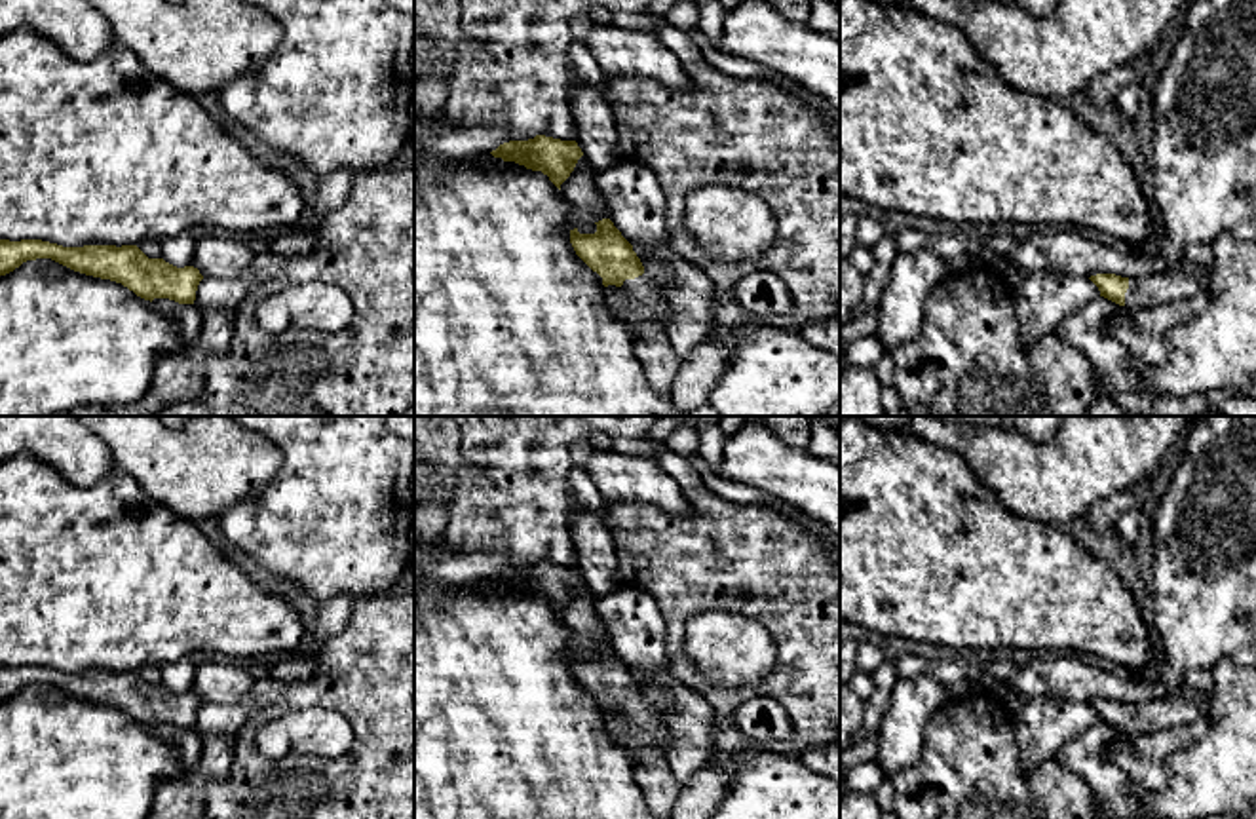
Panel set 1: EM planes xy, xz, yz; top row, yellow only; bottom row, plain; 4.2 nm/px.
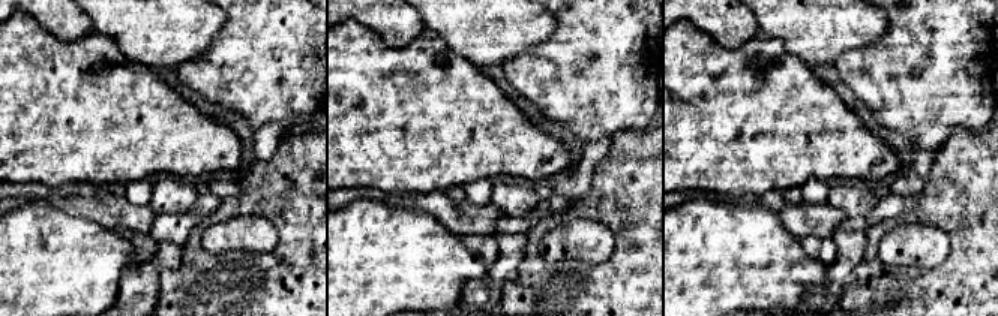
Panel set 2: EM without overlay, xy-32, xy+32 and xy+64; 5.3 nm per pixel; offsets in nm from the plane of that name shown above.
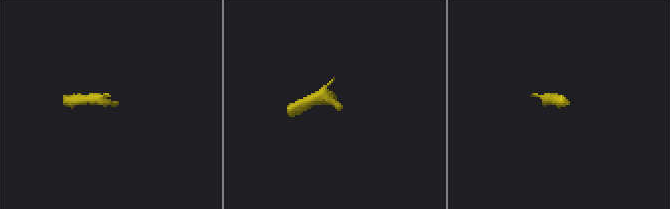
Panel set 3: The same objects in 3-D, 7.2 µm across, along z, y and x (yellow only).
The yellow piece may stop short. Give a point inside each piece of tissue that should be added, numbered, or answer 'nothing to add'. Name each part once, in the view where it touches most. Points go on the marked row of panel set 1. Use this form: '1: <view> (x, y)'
1: xz (643, 301)

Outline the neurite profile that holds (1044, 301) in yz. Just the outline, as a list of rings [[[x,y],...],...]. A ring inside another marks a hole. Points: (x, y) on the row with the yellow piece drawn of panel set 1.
[[[1011,270],[1007,281],[1013,289],[1024,344],[1036,344],[1041,336],[1055,333],[1072,314],[1100,296],[1098,287],[1089,277],[1055,272]]]

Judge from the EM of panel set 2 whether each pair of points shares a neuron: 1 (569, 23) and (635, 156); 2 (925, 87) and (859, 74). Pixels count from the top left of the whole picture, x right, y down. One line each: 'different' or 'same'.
1: different
2: same

